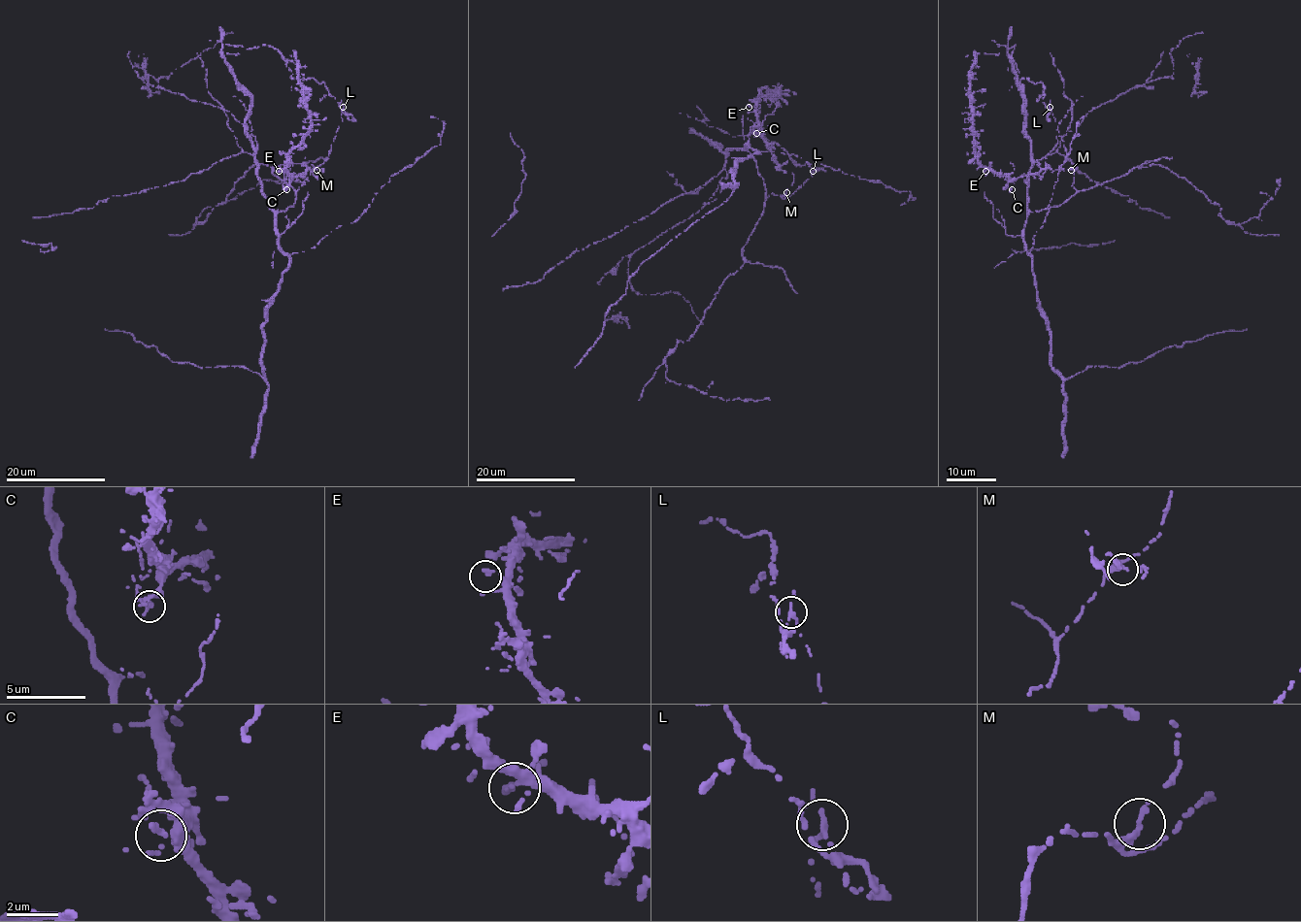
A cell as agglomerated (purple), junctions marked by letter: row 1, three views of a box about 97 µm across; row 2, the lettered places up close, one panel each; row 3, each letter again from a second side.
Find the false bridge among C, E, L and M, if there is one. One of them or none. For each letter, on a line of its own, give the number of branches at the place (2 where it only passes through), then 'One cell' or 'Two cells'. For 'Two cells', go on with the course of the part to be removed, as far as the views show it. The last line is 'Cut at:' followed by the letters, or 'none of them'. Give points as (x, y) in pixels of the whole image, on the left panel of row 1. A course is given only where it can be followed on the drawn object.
C: Branches: 1. One cell
E: Branches: 1. One cell
L: Branches: 1. Two cells. Course of the part to remove: (344, 108), (344, 113), (325, 83), (305, 79), (277, 49), (234, 46), (238, 47), (237, 54), (226, 52)
M: Branches: 1. One cell
Cut at: L

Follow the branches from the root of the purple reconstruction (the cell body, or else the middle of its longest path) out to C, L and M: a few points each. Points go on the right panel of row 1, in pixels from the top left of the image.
C: (1029, 177), (1030, 212), (1057, 207), (1076, 192), (1074, 170), (1052, 171), (1048, 165), (1011, 181), (1012, 189)
L: (1029, 177), (1030, 212), (1057, 207), (1076, 192), (1073, 185), (1076, 166), (1066, 156), (1049, 108)
M: (1029, 177), (1028, 210), (1033, 212), (1057, 207), (1076, 192), (1071, 170)

